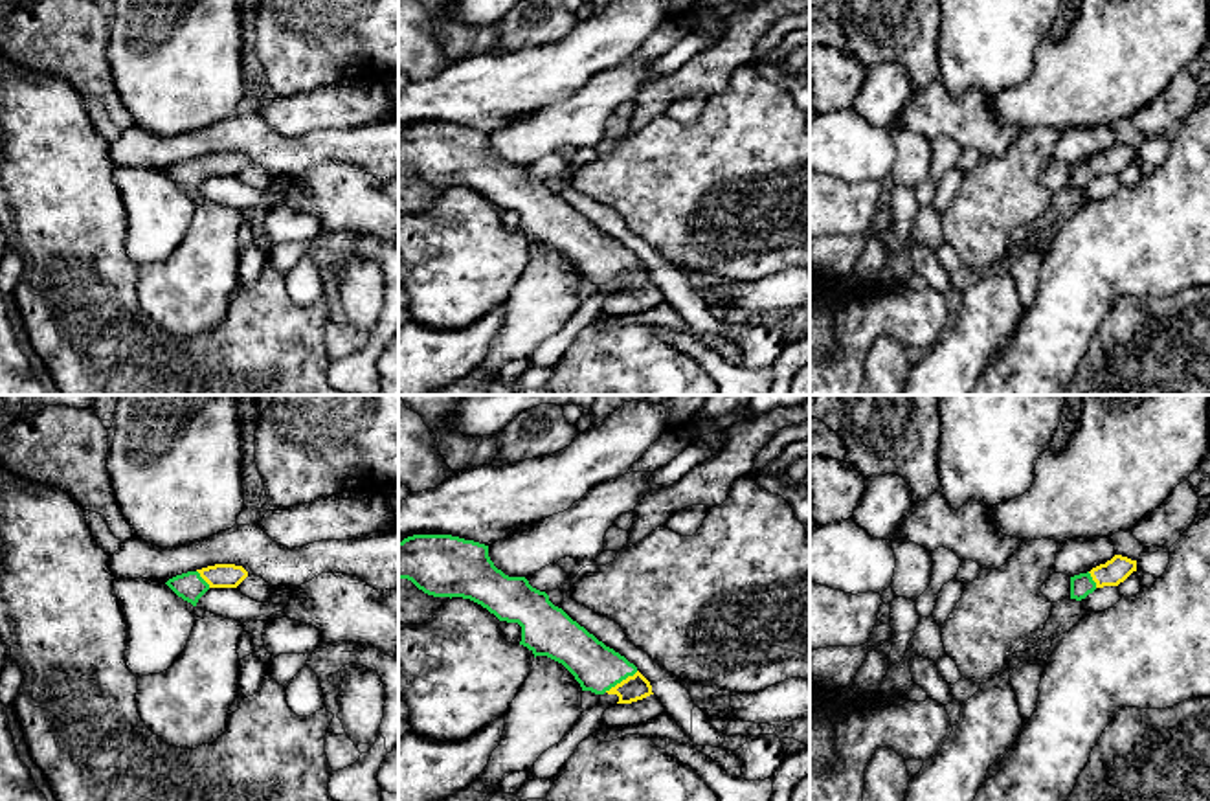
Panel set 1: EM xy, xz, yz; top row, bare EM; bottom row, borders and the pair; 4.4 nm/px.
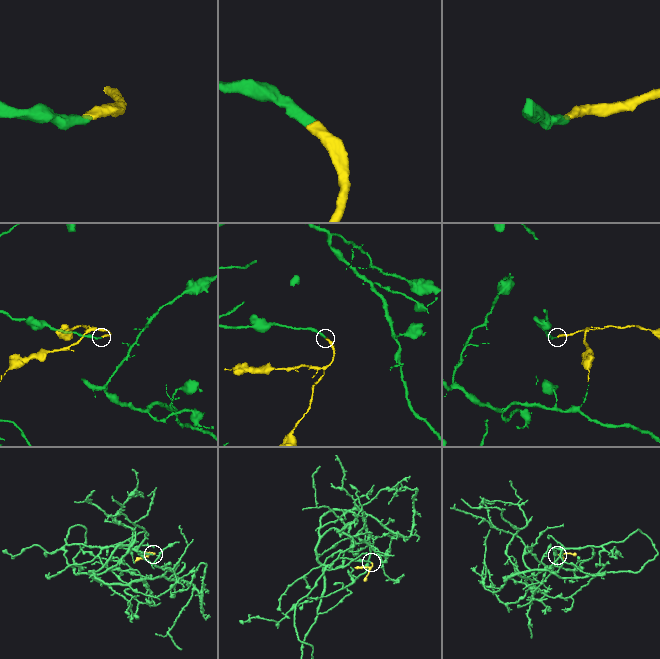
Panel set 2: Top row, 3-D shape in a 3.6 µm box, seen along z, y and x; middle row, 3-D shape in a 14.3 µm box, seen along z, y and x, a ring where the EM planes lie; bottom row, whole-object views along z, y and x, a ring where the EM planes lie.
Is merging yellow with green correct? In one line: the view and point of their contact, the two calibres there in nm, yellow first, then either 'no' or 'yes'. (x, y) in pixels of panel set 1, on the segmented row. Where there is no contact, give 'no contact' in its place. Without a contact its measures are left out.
meets yellow in xz at (623, 680); 110 nm thick on the yellow side, 200 nm on the other; yes

